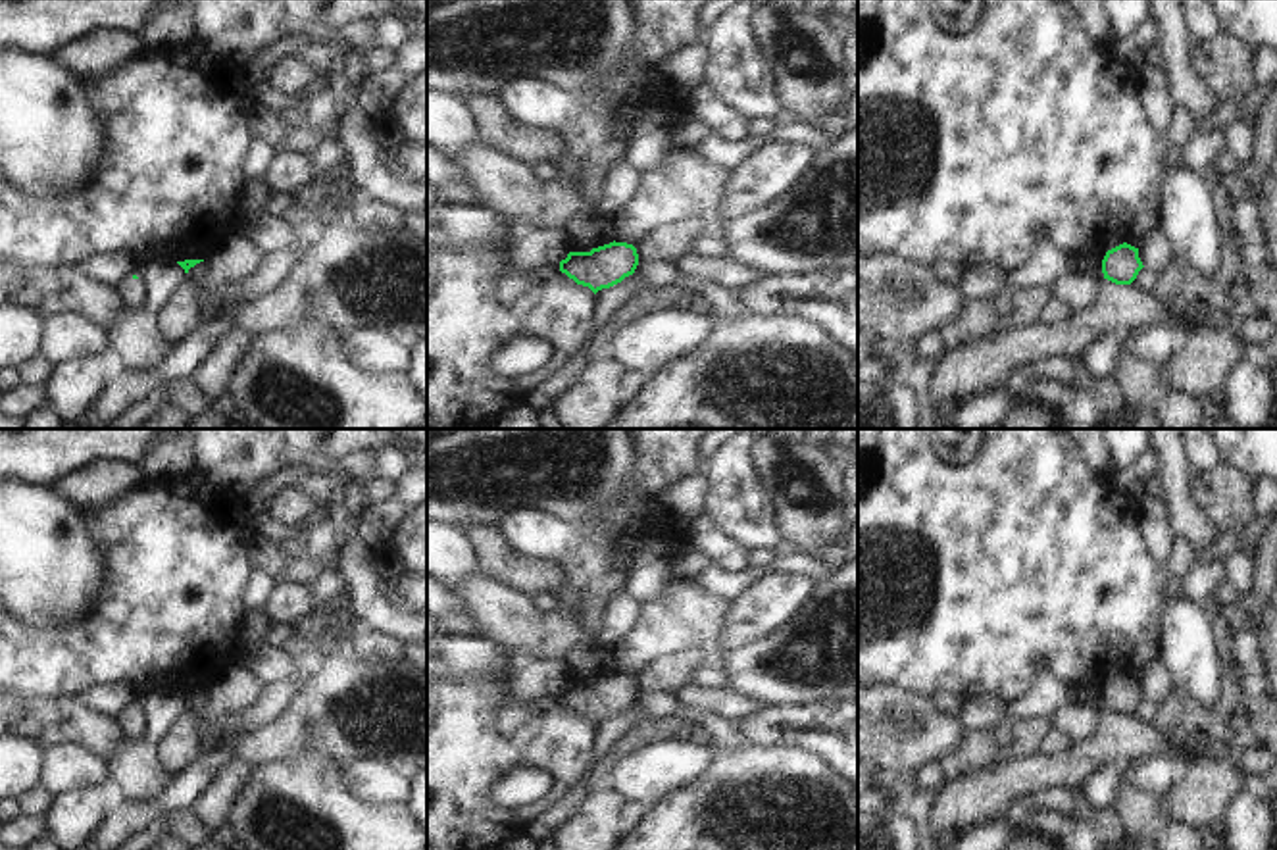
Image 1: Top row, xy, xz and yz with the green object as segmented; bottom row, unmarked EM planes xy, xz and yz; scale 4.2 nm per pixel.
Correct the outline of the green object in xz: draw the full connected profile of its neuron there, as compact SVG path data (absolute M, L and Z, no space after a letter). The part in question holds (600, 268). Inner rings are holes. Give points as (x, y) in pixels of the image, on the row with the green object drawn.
M613 240L592 248L590 252L569 252L567 258L560 262L560 271L596 294L598 290L610 288L633 275L637 265L637 248Z

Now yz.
M1127 242L1108 250L1102 260L1104 279L1115 285L1131 285L1142 267L1139 248Z

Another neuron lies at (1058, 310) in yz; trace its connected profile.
M1054 298L1046 310L1042 312L1042 325L1044 327L1056 327L1067 321L1073 321L1077 317L1081 308L1077 308L1075 304L1062 300L1062 298Z

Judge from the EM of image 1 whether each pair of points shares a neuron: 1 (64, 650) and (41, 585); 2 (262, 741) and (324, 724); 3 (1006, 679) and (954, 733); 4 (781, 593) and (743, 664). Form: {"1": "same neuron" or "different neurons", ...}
{"1": "different neurons", "2": "same neuron", "3": "different neurons", "4": "different neurons"}

